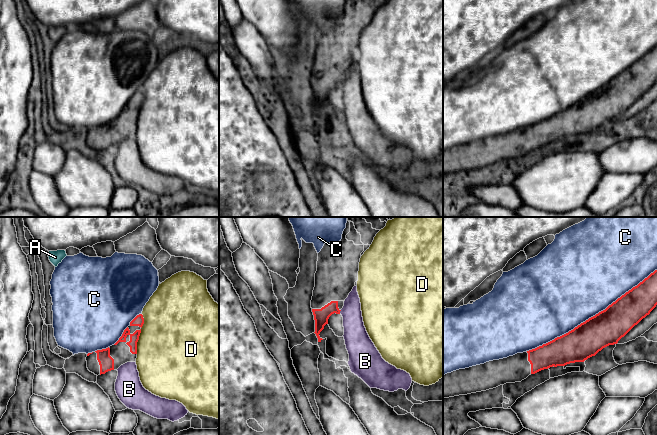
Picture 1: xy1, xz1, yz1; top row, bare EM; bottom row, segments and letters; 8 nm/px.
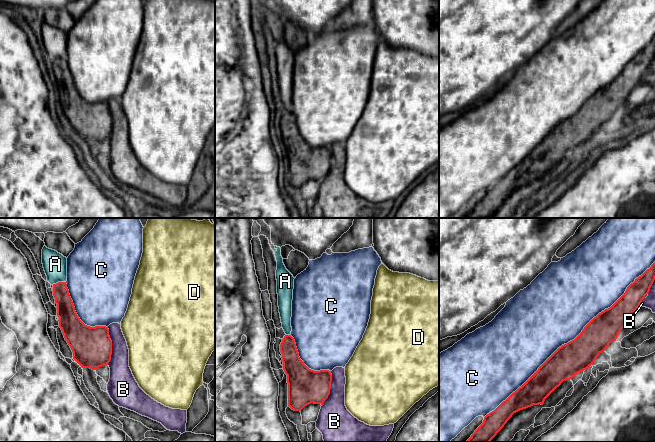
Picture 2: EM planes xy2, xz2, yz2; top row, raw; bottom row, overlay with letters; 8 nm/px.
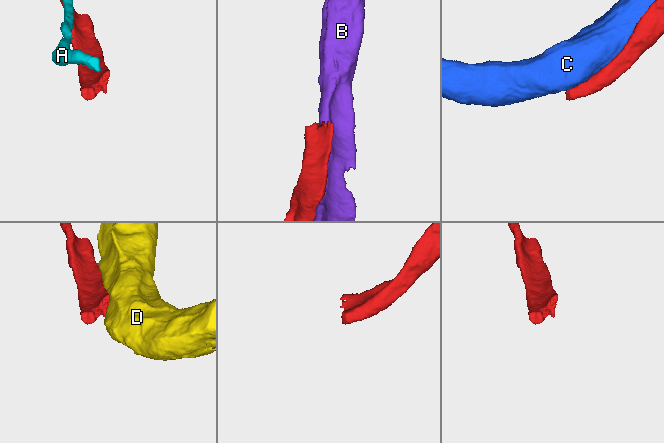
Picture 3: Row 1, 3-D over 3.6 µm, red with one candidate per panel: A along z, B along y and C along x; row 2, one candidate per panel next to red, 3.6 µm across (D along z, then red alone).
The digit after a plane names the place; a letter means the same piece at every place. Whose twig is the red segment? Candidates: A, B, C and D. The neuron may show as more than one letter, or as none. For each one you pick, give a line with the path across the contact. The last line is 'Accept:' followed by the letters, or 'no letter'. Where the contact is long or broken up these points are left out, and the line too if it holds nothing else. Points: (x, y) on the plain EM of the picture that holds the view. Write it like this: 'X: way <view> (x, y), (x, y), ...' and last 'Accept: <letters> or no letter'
Accept: no letter

